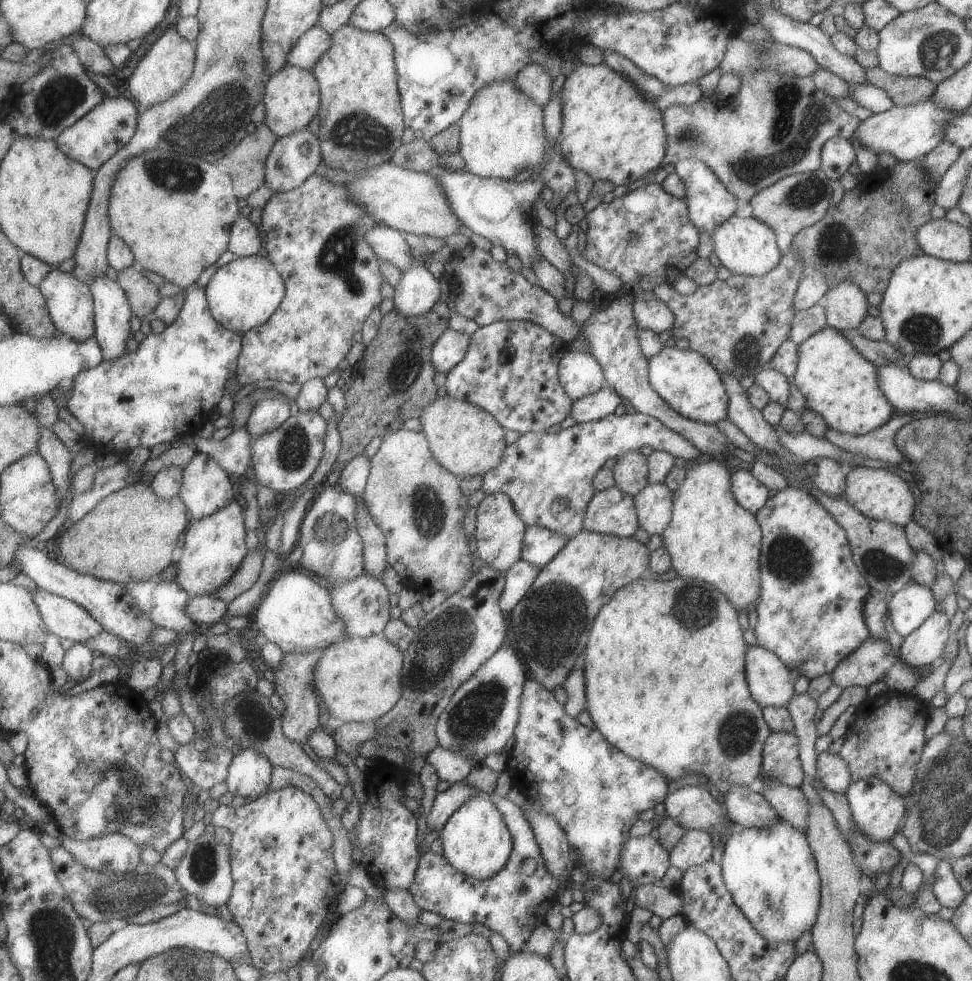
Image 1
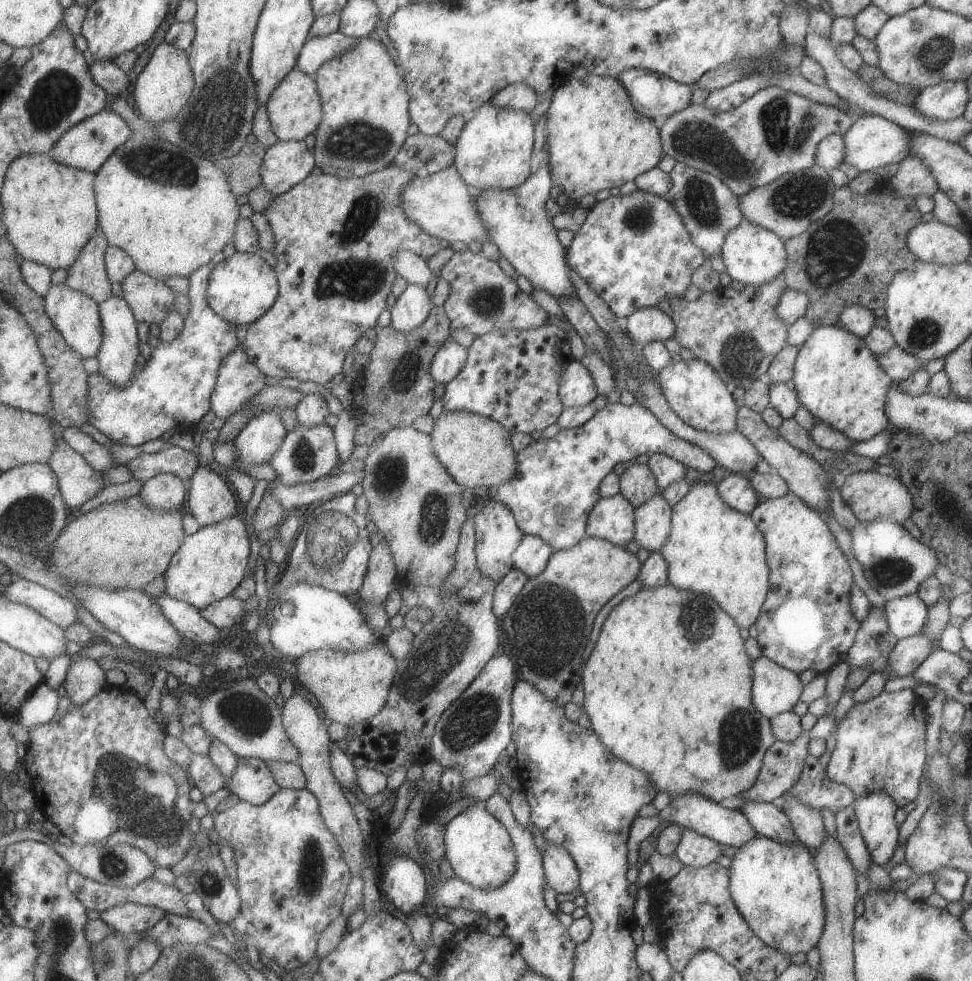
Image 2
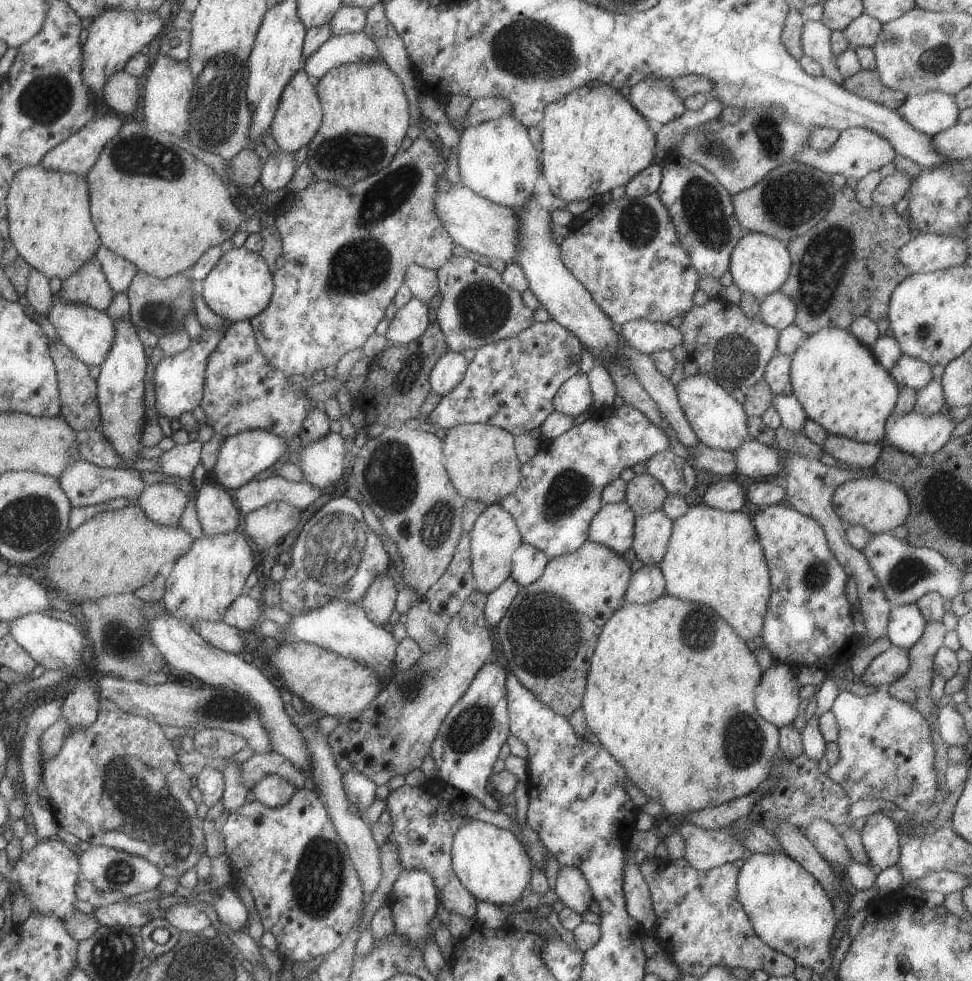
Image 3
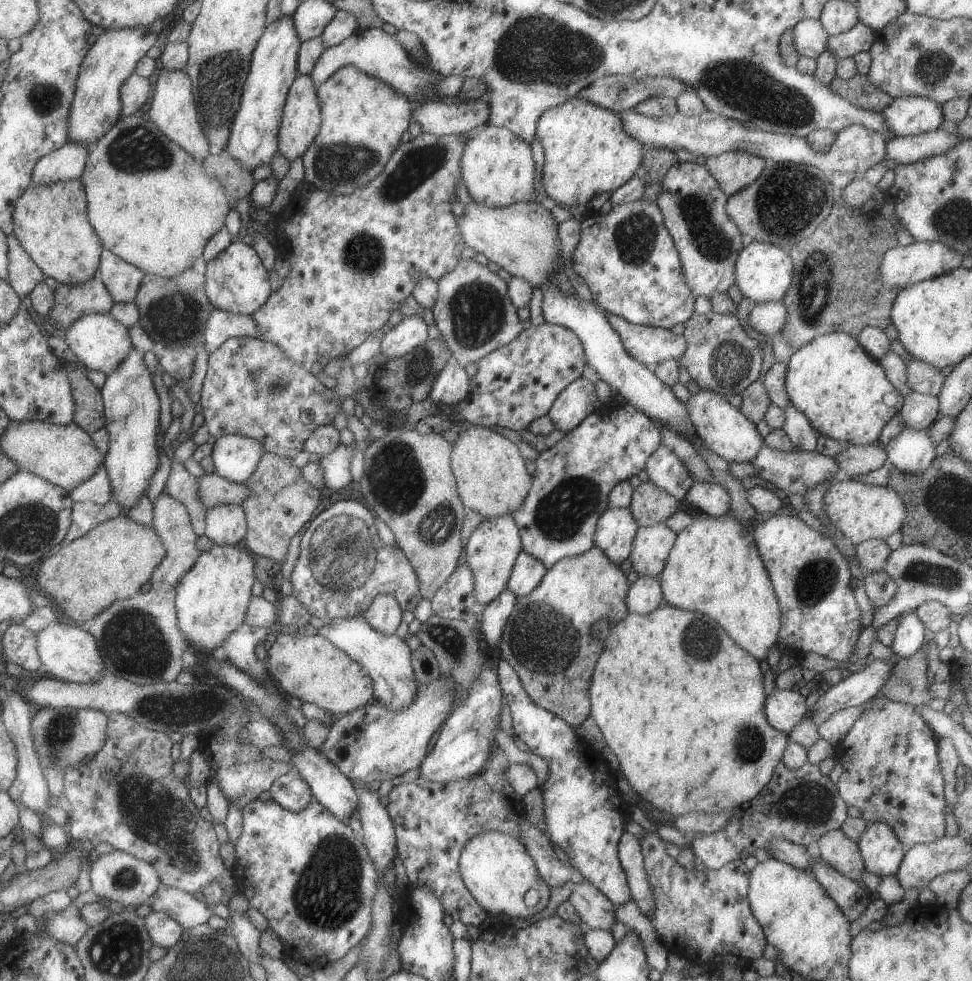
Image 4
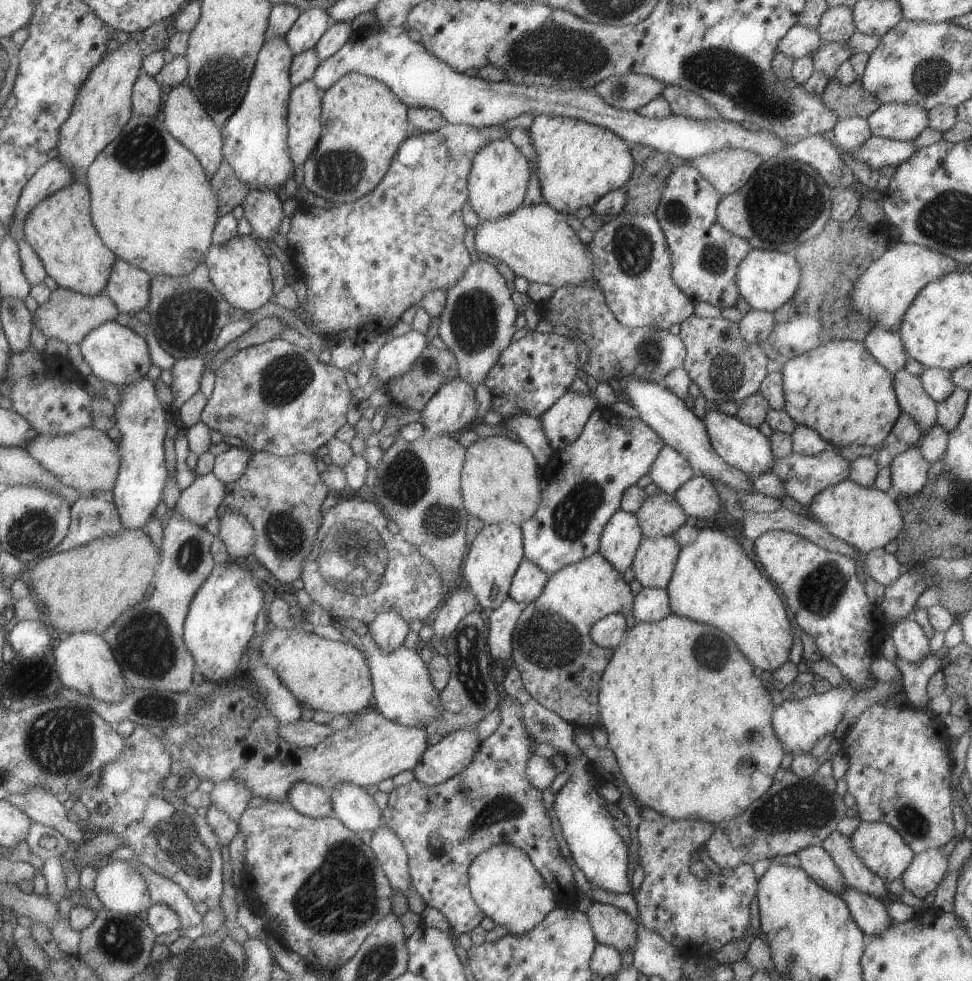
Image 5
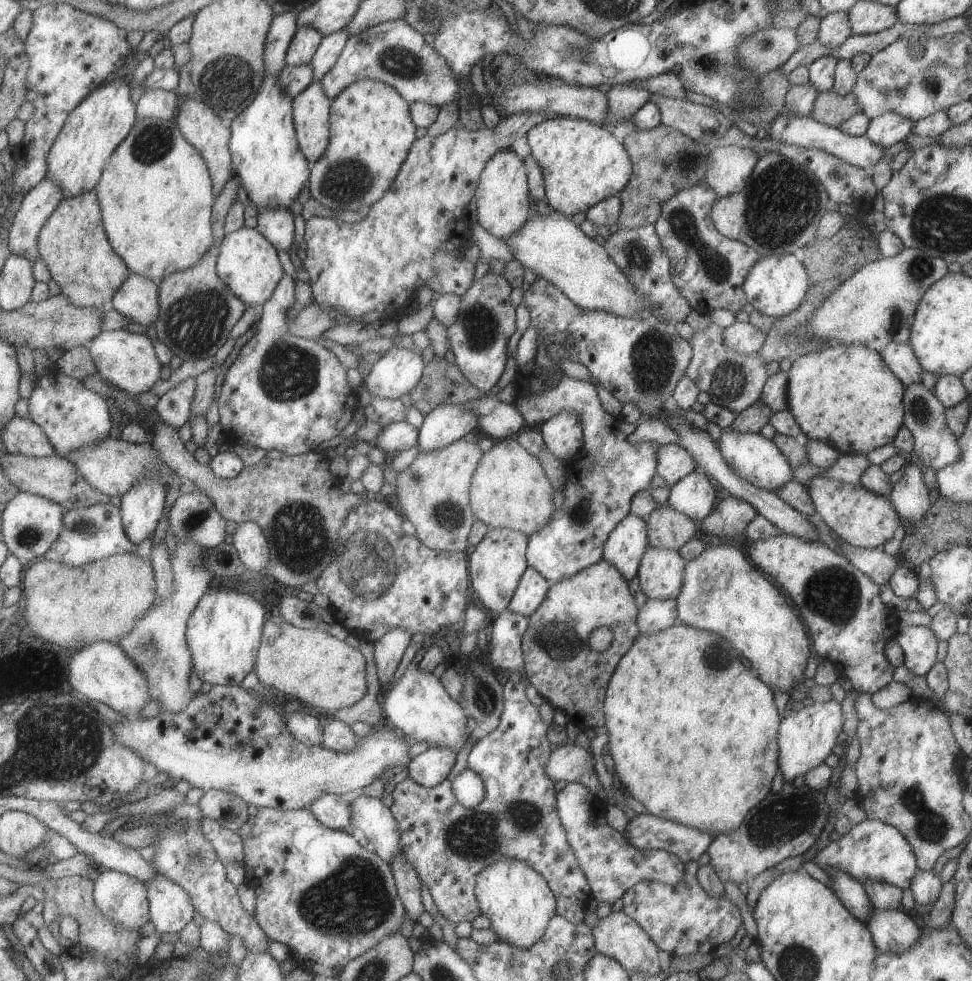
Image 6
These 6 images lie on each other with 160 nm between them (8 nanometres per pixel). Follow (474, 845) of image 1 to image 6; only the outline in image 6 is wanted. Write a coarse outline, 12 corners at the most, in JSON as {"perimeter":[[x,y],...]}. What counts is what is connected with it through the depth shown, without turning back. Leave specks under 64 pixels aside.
{"perimeter":[[502,857],[476,876],[480,914],[522,949],[556,915],[545,879]]}

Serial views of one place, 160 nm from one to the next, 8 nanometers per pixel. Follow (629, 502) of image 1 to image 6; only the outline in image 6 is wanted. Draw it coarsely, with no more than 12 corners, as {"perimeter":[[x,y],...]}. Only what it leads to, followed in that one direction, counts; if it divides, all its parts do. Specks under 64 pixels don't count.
{"perimeter":[[629,513],[602,559],[629,582],[648,547],[646,522]]}

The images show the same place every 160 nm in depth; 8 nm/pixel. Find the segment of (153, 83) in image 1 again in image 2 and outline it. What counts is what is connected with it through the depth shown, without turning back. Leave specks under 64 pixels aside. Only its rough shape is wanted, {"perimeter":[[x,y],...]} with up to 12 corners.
{"perimeter":[[161,42],[133,84],[139,117],[175,118],[194,78],[187,52]]}

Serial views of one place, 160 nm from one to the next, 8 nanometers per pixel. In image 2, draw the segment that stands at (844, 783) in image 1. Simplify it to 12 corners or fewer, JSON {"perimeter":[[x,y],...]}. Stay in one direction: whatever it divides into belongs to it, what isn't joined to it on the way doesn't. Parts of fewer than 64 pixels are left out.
{"perimeter":[[807,754],[790,788],[804,805],[835,814],[853,804],[847,786]]}

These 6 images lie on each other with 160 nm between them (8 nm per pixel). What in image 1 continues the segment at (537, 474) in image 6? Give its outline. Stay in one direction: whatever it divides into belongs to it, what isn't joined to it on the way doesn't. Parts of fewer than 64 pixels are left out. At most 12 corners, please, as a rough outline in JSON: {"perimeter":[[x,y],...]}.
{"perimeter":[[451,396],[419,416],[435,461],[459,479],[501,462],[505,432]]}

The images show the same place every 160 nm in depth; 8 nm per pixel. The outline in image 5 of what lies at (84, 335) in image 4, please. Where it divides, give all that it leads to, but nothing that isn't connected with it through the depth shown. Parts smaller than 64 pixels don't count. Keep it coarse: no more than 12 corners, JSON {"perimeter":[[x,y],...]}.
{"perimeter":[[116,321],[79,346],[92,374],[118,388],[145,377],[145,339]]}

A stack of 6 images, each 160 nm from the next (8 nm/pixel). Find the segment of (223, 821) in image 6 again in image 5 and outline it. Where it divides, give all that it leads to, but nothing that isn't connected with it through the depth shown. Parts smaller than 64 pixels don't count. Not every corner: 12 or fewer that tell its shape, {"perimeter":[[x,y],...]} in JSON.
{"perimeter":[[231,779],[215,783],[208,794],[236,822],[253,797]]}

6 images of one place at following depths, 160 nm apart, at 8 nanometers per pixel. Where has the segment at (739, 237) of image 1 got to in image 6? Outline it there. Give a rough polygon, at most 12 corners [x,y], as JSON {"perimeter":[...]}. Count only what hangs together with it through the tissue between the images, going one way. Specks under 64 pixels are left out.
{"perimeter":[[793,254],[760,256],[742,289],[778,319],[805,296],[808,271]]}

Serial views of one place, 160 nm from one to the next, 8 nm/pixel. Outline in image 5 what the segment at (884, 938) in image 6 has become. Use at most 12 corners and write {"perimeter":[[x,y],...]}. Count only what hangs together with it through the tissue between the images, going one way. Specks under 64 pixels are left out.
{"perimeter":[[845,886],[845,901],[855,924],[867,936],[894,922],[885,904]]}

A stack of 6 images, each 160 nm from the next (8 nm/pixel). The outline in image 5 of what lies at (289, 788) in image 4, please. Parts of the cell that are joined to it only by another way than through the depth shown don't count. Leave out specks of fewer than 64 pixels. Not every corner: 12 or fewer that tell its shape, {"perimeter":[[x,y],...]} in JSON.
{"perimeter":[[296,782],[286,800],[318,819],[334,814],[321,787]]}

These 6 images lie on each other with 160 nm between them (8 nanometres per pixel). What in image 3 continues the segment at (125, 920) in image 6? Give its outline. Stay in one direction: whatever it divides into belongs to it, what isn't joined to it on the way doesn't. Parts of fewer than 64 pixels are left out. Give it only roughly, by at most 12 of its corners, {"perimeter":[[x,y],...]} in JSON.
{"perimeter":[[103,845],[80,853],[83,880],[125,898],[164,877],[143,857]]}

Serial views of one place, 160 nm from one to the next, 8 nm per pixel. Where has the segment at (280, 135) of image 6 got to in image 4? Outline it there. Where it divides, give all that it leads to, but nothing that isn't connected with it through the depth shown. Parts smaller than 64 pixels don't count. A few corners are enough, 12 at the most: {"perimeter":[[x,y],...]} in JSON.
{"perimeter":[[292,17],[266,25],[251,53],[225,150],[253,172],[278,154],[298,75]]}

